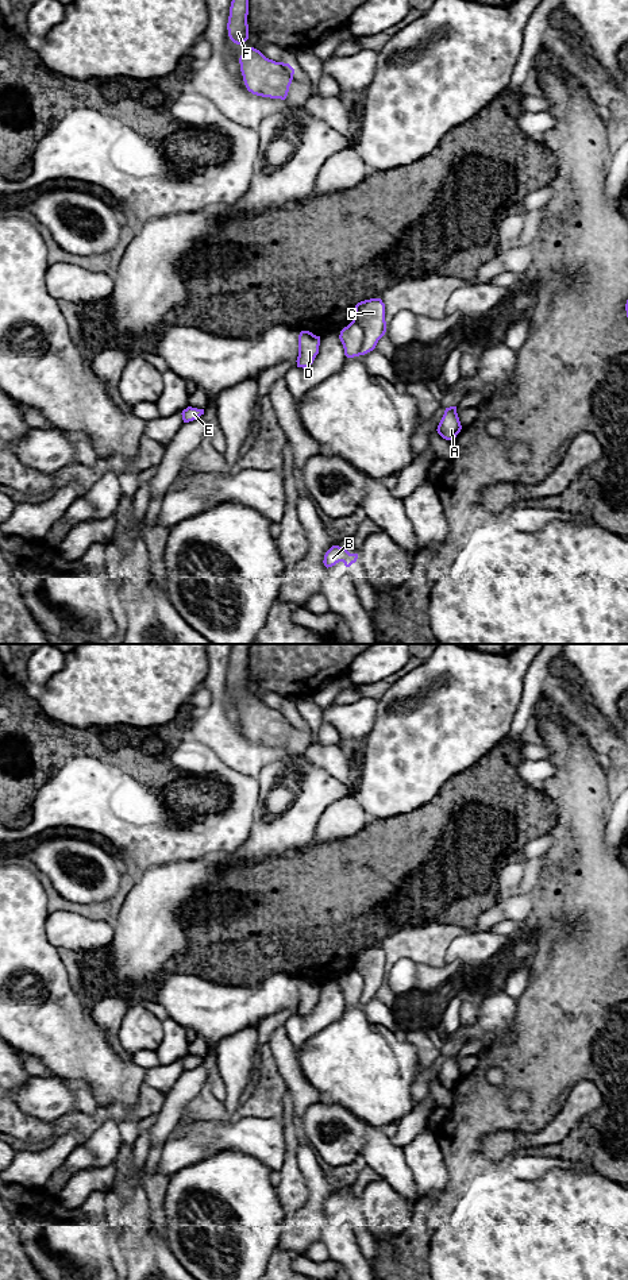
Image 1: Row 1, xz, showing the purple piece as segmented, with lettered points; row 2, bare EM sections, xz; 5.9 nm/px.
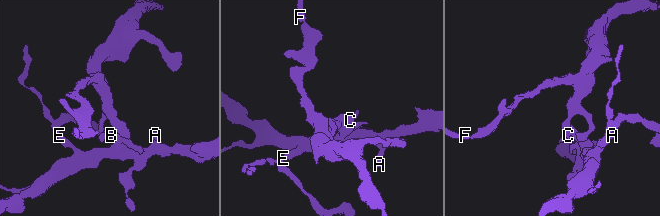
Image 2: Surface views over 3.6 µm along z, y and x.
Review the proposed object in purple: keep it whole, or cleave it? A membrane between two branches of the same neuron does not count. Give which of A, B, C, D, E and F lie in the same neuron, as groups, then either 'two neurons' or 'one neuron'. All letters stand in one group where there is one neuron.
A B E / C D F | two neurons

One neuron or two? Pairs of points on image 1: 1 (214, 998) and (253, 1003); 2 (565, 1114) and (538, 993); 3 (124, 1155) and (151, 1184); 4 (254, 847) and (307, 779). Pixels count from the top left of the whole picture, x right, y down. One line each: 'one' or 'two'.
1: one
2: two
3: one
4: one

